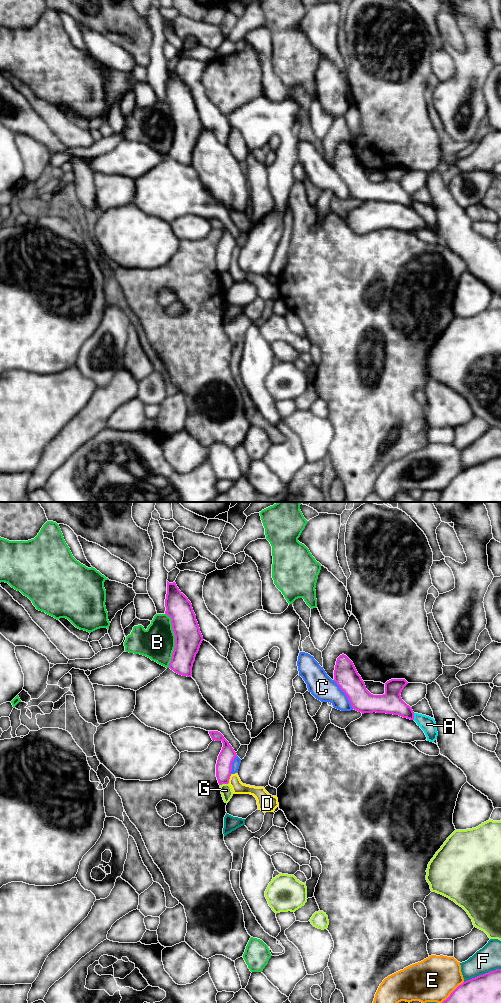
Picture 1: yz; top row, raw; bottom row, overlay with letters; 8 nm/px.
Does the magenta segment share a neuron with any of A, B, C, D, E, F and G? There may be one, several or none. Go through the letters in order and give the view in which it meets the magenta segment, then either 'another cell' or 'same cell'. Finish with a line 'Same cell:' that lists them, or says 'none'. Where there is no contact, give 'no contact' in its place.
A: yz | another cell
B: yz | another cell
C: yz | another cell
D: yz | another cell
E: yz | another cell
F: yz | another cell
G: yz | another cell
Same cell: none

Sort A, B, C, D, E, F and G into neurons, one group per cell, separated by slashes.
A / B / C D / E / F / G

